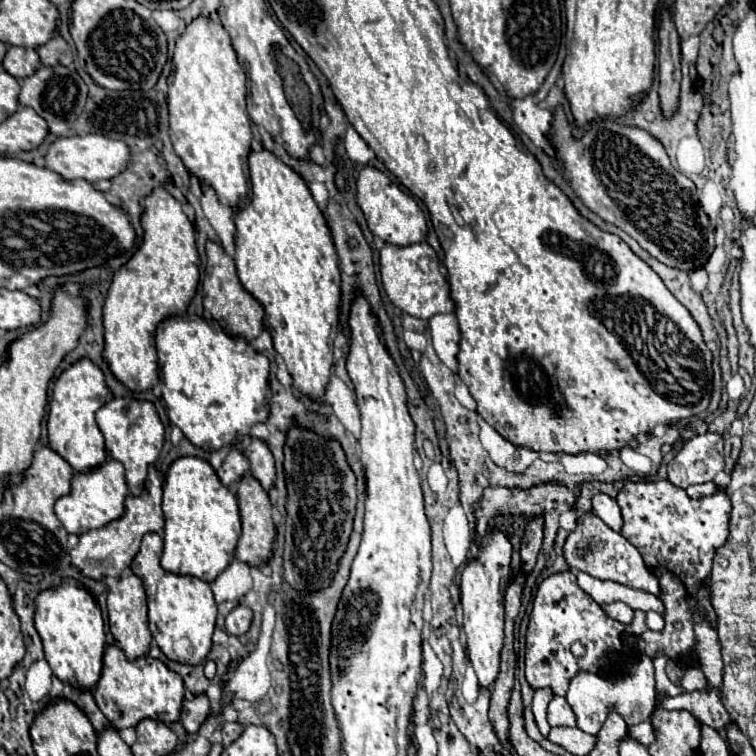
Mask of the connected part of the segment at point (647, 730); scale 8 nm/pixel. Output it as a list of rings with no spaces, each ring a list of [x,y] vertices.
[[[647,720],[647,722],[641,722],[637,726],[631,726],[627,730],[627,736],[625,738],[637,738],[641,744],[645,746],[651,746],[655,742],[655,728],[653,724]]]

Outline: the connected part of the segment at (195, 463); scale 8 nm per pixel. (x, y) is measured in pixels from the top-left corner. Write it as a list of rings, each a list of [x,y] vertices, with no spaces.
[[[195,456],[177,458],[163,484],[163,556],[161,566],[173,574],[197,576],[211,582],[235,558],[235,546],[241,536],[241,520],[235,494],[219,480],[213,466]]]

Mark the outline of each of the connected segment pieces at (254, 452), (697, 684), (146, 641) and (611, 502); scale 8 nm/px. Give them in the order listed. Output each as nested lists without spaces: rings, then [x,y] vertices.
[[[251,438],[249,446],[245,448],[245,456],[251,462],[251,474],[261,482],[265,490],[269,490],[275,480],[275,460],[269,446],[259,438]]]
[[[687,668],[679,680],[679,686],[685,692],[695,692],[695,690],[703,690],[705,688],[705,674],[697,668]]]
[[[129,574],[119,580],[117,588],[113,588],[107,596],[107,616],[109,616],[109,630],[129,660],[145,656],[149,652],[149,644],[151,644],[153,636],[149,632],[147,594],[145,594],[141,578],[137,578],[135,574]]]
[[[595,494],[593,496],[593,512],[613,530],[621,530],[623,518],[621,518],[621,508],[615,498],[609,494]]]

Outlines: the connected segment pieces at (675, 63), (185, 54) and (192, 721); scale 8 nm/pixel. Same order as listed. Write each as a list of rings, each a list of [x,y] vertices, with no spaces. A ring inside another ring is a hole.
[[[667,12],[661,14],[659,30],[659,98],[663,118],[671,118],[679,106],[679,84],[681,84],[681,62],[679,46],[681,38]]]
[[[197,16],[191,24],[187,24],[185,32],[177,38],[175,54],[173,54],[173,72],[169,76],[169,120],[171,120],[171,140],[177,156],[183,160],[187,170],[199,180],[207,182],[217,190],[221,202],[235,206],[245,206],[249,192],[249,168],[247,156],[251,146],[251,124],[247,116],[247,76],[237,60],[237,52],[231,44],[227,30],[213,22],[211,16]]]
[[[195,694],[193,700],[183,700],[181,710],[181,724],[189,734],[195,734],[201,726],[201,722],[209,716],[209,698],[205,694]]]

